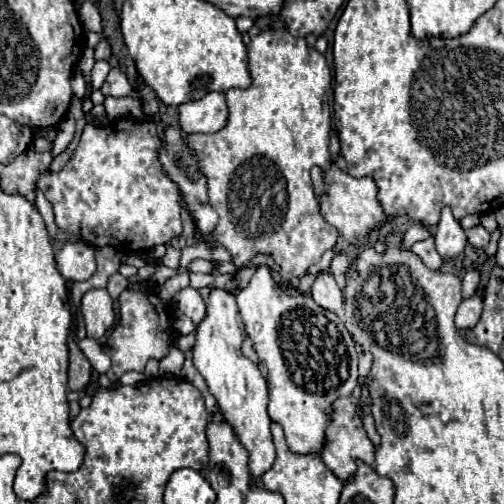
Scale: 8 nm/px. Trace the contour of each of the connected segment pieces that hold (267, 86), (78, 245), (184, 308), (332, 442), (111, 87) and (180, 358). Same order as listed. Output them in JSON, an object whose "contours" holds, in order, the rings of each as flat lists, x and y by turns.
{"contours":[[[270,29,252,37,248,45,248,71,252,77,248,89,226,91,226,127,210,135,192,133,186,141,198,159,200,175,208,181,208,203,220,215,212,231,216,243,230,251,236,269,246,267,256,255,270,255,280,267,282,281,290,285,292,279,304,277,338,239,338,231,320,213,320,201,310,177,312,167,328,171,332,165,329,152,332,75,324,55,316,49,312,53,304,37,292,37,284,29]],[[84,241,66,243,56,251,56,269,64,279,86,281,96,271,94,247]],[[186,287,186,289,178,291,174,295,174,303,176,303,176,311,190,317,194,321,194,325,198,325,206,315,206,303,204,303,202,295,198,293,198,289]],[[356,389,356,395,354,399,340,399,340,403,336,403,334,411,332,411,332,423,326,431,326,447,322,449,322,459,324,459,324,465,328,465,328,469,344,483,348,483,354,473,356,473,356,461,364,461,364,463,374,463,374,445,372,441,368,439,364,427,362,427,362,421,358,419,358,415,354,413,356,411,356,399,360,395,360,389]],[[110,69,108,79,106,79,106,87,100,89,104,95,112,95,112,97,126,97,132,93,132,87,126,79,126,75,118,69]],[[170,349,168,357,164,357,160,361,160,375,162,377,178,377,182,371,182,363,184,363,184,355,178,349]]]}

